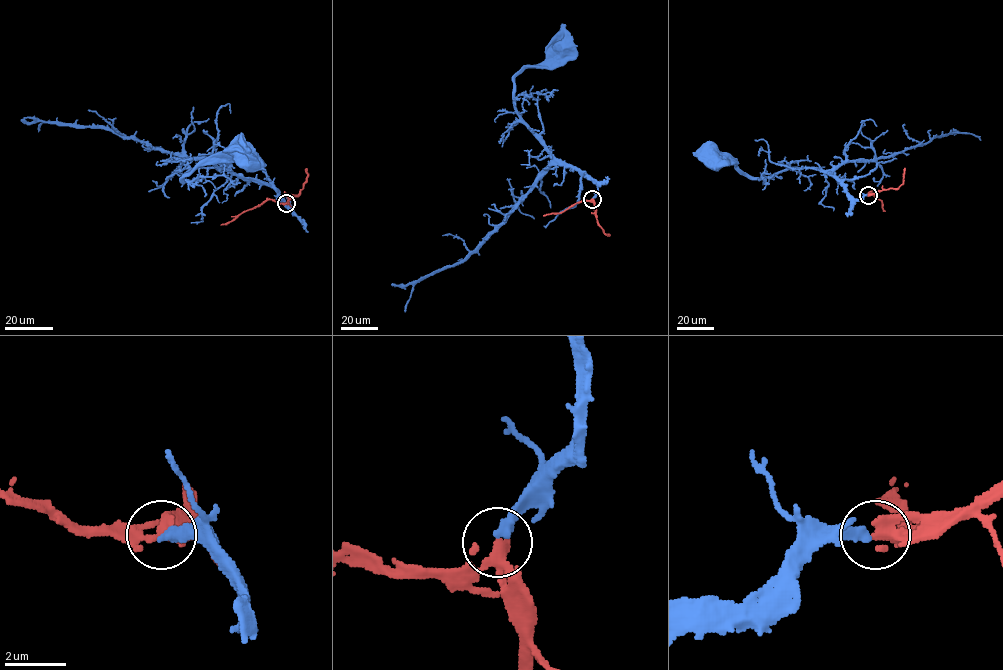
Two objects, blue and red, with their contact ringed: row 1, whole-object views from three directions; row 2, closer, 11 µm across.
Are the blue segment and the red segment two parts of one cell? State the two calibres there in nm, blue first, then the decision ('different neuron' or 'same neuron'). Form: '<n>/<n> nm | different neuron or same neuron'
320/320 nm | same neuron

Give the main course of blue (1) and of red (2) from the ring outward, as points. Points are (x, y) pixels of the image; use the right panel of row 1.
1: (868, 195), (853, 199), (834, 177), (816, 169), (789, 168), (751, 178), (734, 158), (722, 156), (717, 161)
2: (868, 195), (871, 192), (882, 202), (884, 211)

